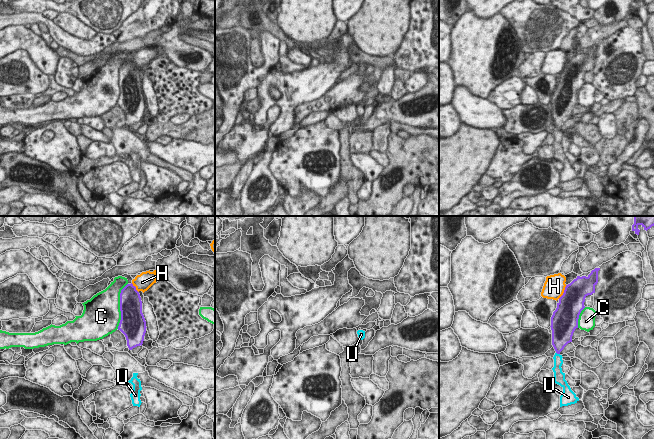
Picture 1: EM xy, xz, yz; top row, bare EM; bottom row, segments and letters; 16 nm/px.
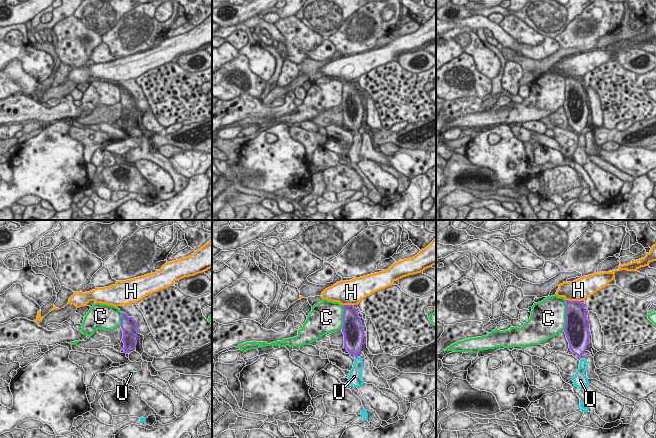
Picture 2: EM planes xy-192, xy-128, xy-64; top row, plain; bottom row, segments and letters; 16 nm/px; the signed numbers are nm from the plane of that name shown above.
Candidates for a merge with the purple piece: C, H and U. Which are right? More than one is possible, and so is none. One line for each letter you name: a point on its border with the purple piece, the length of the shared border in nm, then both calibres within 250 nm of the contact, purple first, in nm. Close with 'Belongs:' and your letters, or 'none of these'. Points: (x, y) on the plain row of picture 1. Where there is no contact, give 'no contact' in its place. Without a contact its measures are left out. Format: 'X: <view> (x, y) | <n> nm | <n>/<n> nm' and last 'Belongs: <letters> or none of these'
U: yz (558, 129) | 70 nm | 280/140 nm
Belongs: U

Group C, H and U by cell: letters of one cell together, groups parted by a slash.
C / H / U

